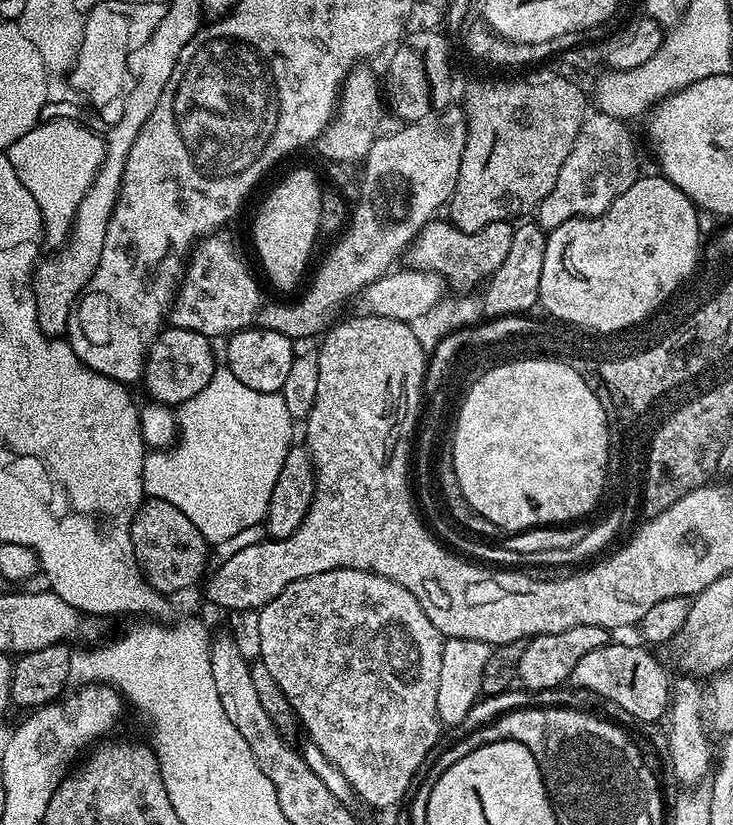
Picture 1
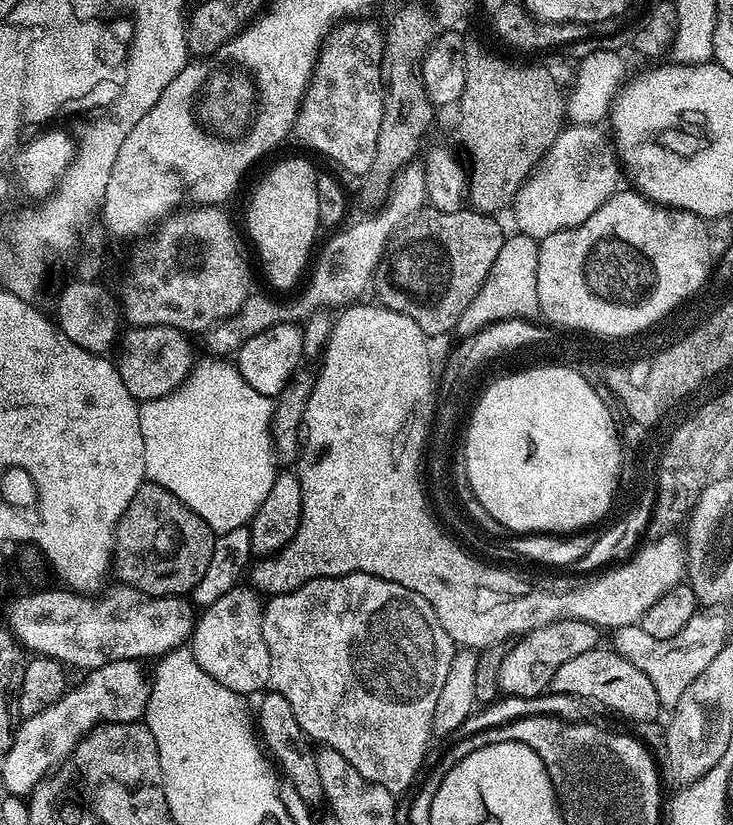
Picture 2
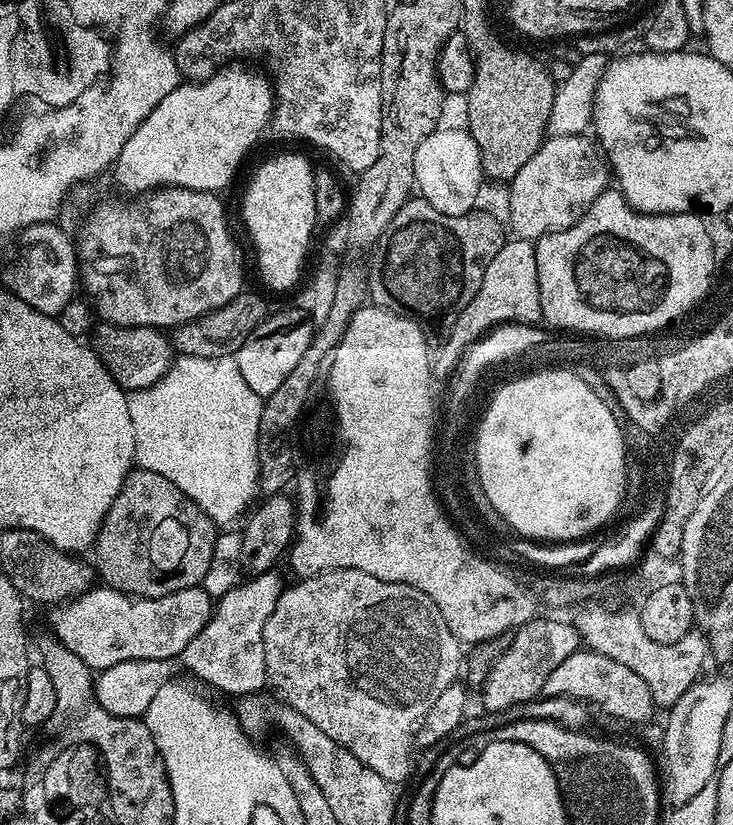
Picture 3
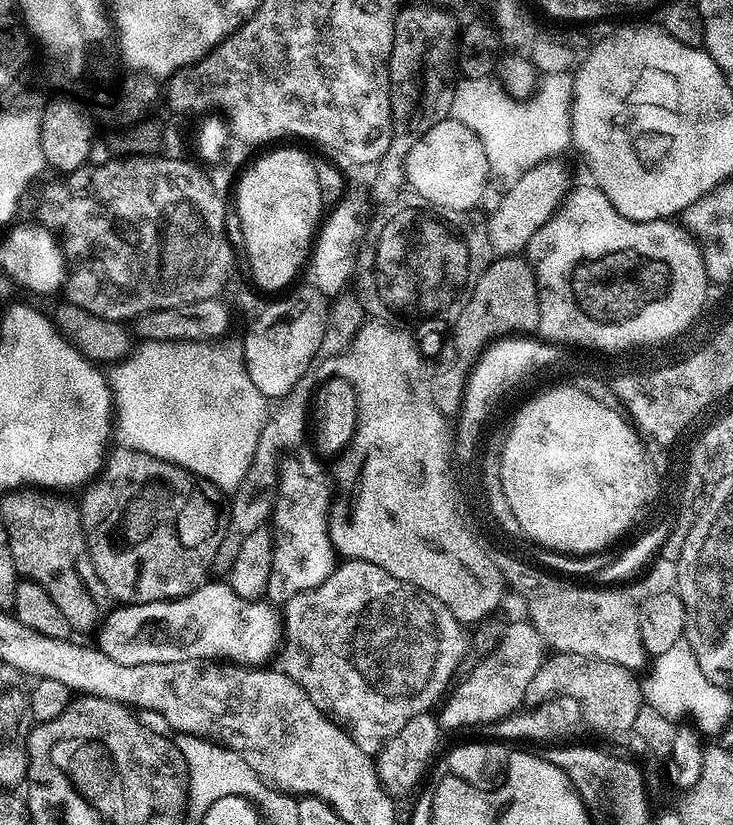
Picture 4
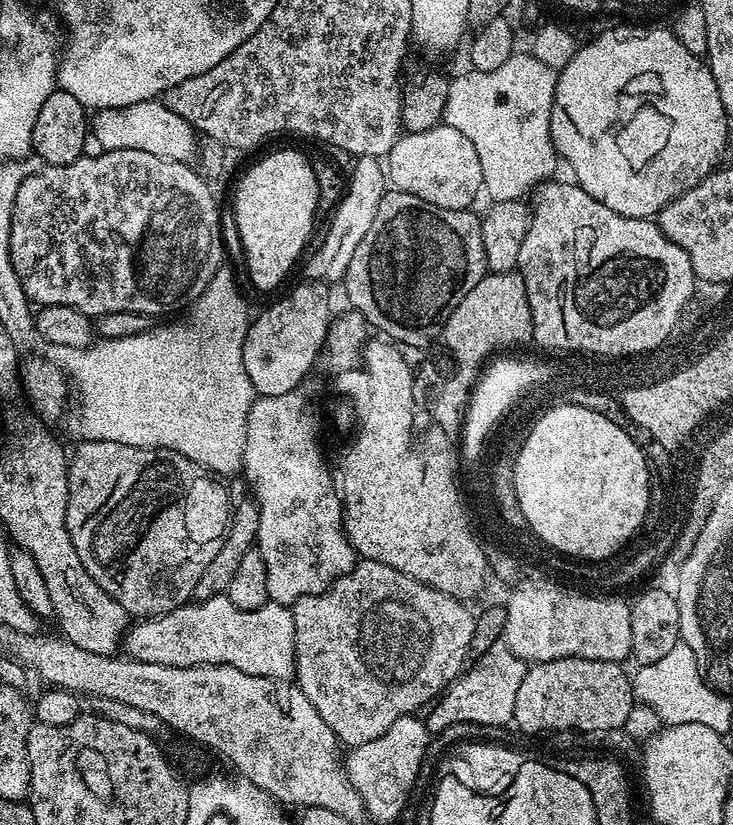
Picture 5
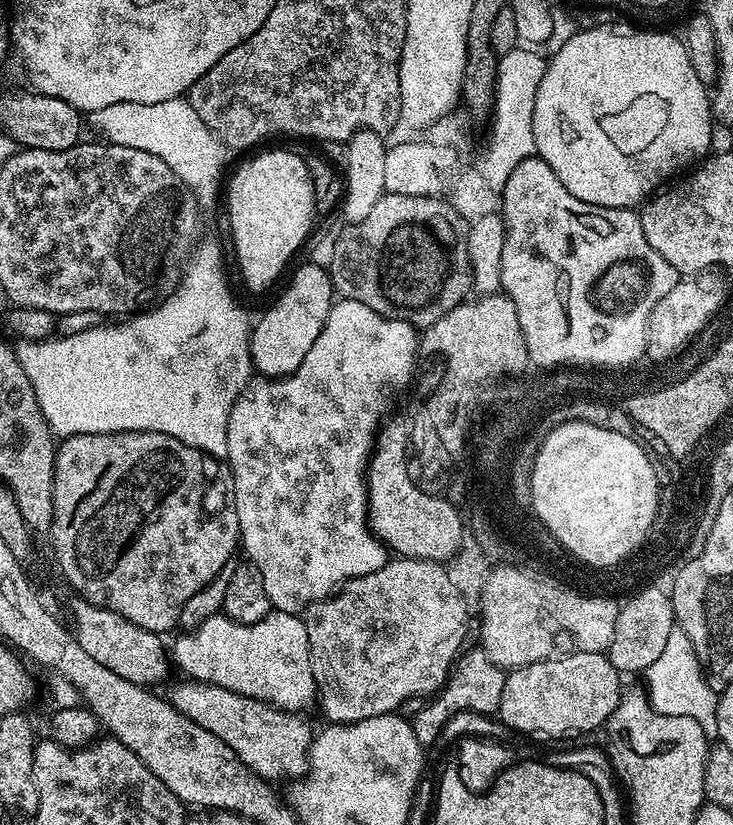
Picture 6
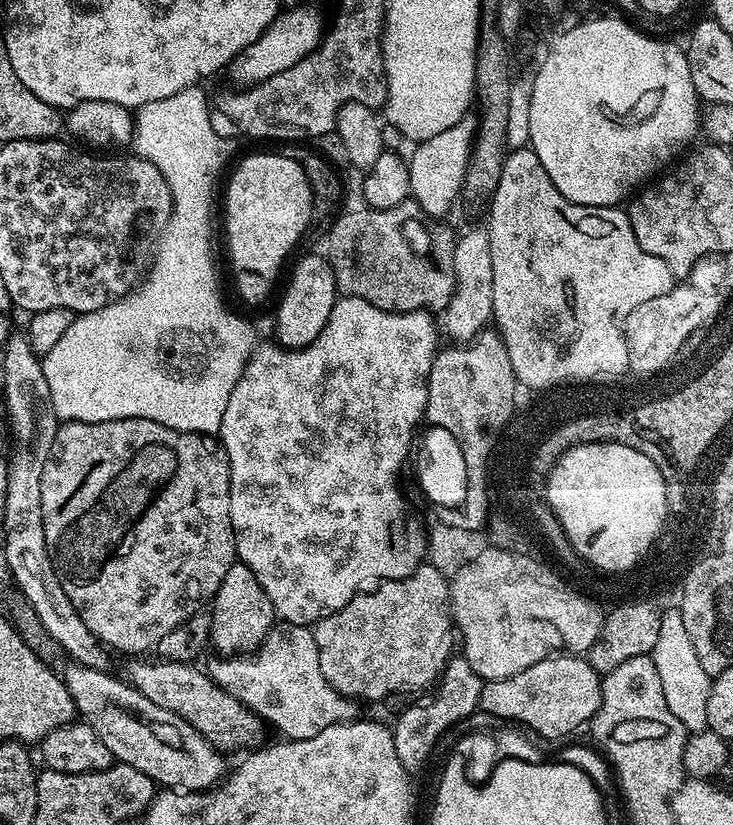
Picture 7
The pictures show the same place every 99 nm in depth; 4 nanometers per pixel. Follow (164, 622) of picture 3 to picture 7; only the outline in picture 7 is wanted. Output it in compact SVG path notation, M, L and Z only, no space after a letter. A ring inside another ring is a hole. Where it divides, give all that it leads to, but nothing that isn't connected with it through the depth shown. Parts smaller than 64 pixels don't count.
M285 624L273 627L259 648L251 654L232 654L227 658L216 658L206 664L206 671L212 680L226 694L238 698L252 712L257 712L265 725L277 728L289 740L305 740L314 738L318 730L326 730L326 726L339 724L341 720L357 719L357 701L342 695L322 674L318 666L318 650L316 649L316 634L311 627L303 624Z

